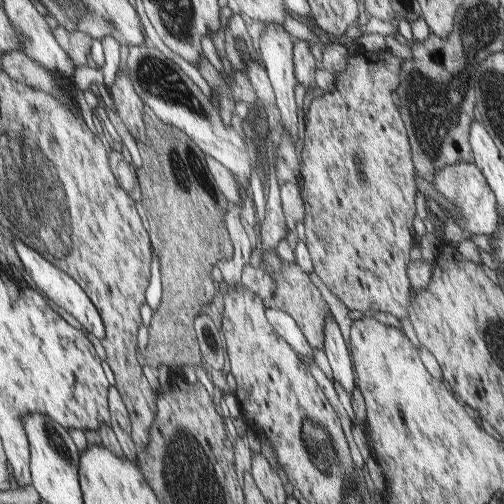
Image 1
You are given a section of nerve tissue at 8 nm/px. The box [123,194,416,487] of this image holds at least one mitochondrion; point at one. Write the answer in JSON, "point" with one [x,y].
{"point":[319,449]}

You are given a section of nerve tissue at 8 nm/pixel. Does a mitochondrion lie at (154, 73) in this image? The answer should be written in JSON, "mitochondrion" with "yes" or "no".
{"mitochondrion":"yes"}

